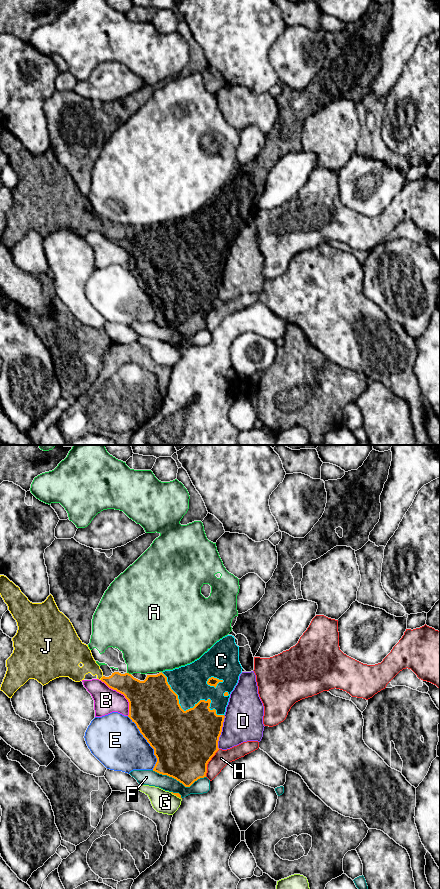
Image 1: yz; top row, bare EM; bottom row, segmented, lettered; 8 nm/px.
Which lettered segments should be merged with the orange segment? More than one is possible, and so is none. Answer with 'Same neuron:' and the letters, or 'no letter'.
Same neuron: C, J

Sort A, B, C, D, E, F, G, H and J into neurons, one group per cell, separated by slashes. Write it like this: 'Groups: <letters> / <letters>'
Groups: A / B / C J / D / E / F / G / H

